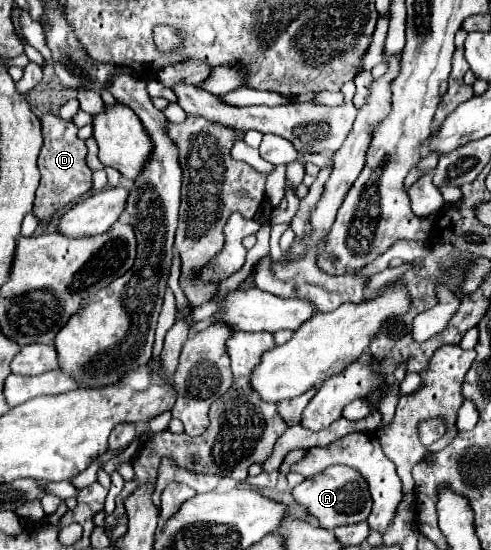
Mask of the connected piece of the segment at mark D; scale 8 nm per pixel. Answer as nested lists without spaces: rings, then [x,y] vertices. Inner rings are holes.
[[[47,114],[41,118],[43,126],[43,150],[39,154],[39,170],[41,170],[41,184],[35,194],[33,214],[39,220],[39,226],[51,224],[55,212],[63,210],[69,204],[75,204],[83,194],[91,192],[93,188],[93,172],[89,170],[85,156],[87,144],[77,138],[77,126],[71,120],[63,120],[55,114]]]

